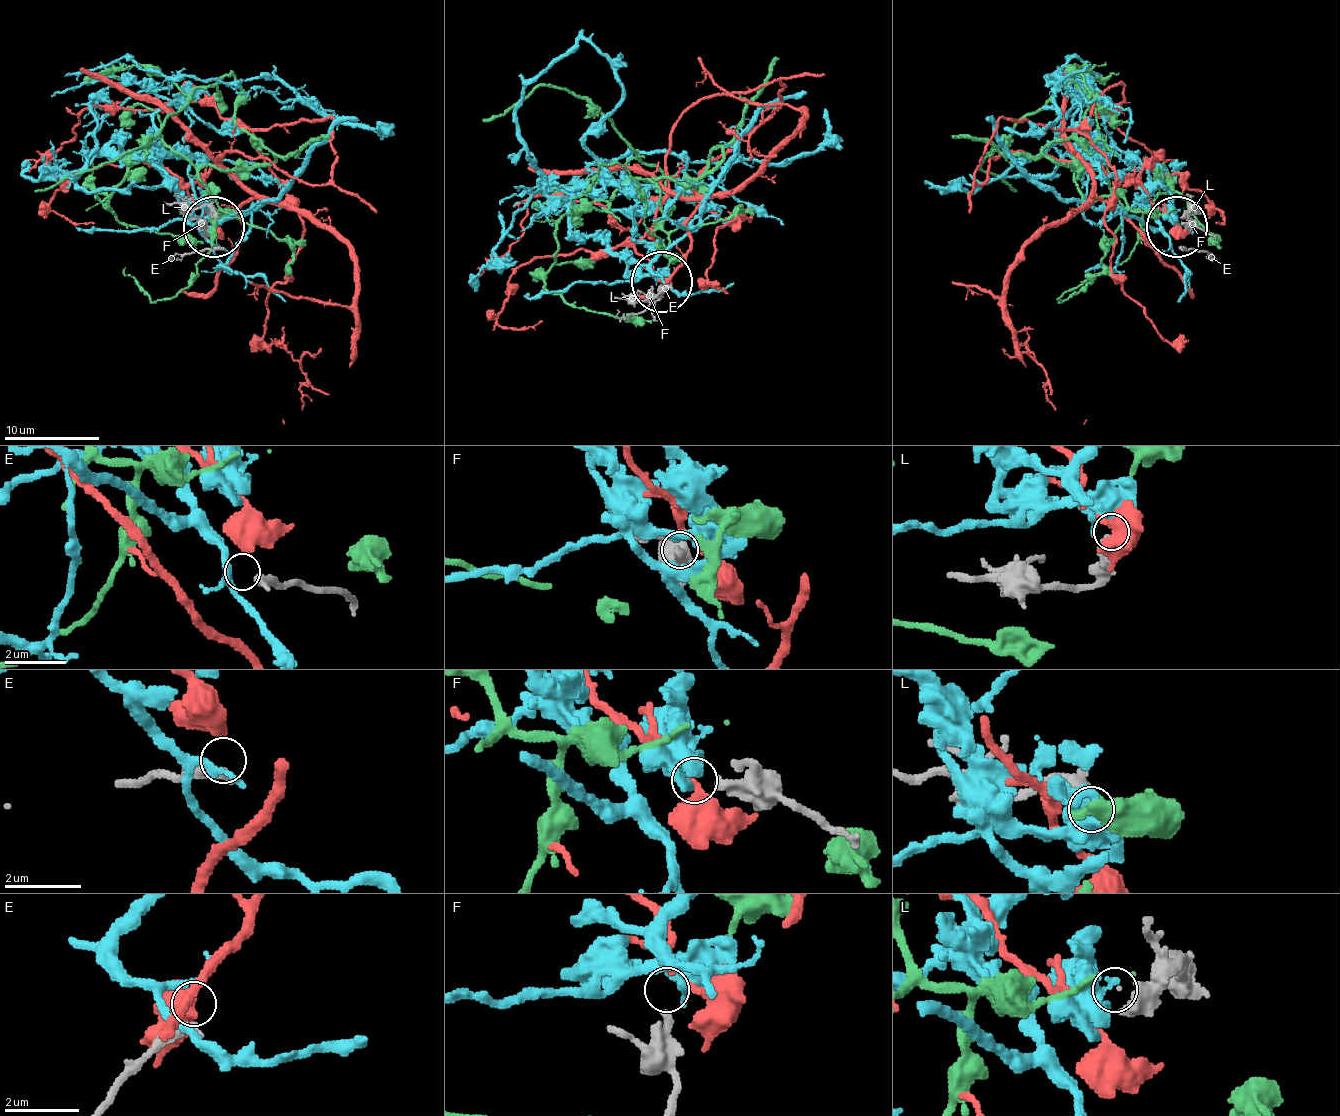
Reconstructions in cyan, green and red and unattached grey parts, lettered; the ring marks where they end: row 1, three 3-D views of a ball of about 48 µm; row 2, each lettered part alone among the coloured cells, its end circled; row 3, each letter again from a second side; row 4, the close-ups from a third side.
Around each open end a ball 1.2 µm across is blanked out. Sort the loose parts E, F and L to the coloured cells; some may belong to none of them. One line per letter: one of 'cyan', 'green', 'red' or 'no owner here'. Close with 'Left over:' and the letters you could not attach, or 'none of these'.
E: cyan
F: red
L: no owner here
Left over: L

